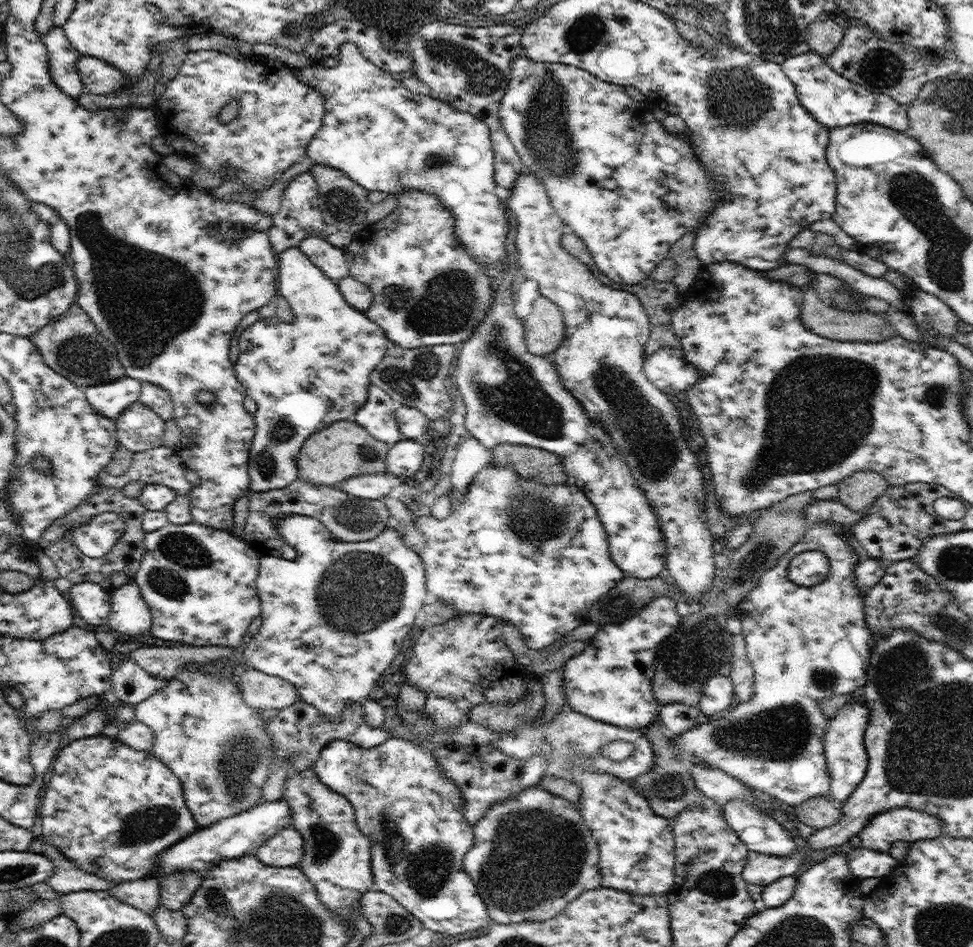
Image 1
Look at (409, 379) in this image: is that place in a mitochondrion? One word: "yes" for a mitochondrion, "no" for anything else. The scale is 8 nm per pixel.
yes

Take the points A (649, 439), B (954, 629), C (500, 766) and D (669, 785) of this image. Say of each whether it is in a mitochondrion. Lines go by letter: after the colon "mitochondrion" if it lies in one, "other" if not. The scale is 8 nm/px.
A: mitochondrion
B: mitochondrion
C: other
D: mitochondrion

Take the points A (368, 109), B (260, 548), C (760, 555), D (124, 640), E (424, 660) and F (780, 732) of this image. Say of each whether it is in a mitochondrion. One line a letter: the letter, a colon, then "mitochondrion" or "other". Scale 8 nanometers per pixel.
A: other
B: other
C: mitochondrion
D: other
E: other
F: mitochondrion

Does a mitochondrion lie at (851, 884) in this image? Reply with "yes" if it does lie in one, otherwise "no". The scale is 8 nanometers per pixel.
no

